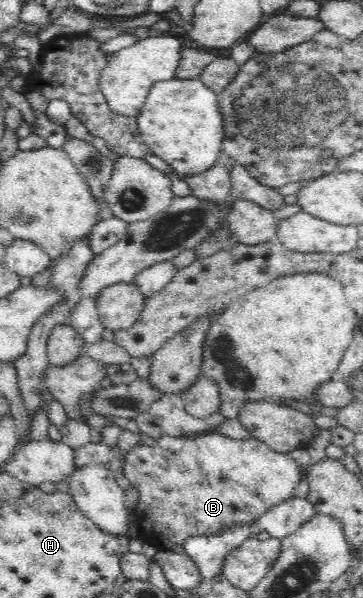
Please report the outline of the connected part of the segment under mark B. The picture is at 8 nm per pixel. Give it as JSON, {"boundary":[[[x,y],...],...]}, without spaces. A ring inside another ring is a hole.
{"boundary":[[[216,433],[185,438],[184,447],[179,452],[140,443],[122,453],[119,448],[112,449],[101,441],[90,441],[73,452],[78,468],[90,464],[109,465],[113,459],[123,459],[123,475],[138,490],[138,501],[131,511],[131,519],[139,529],[138,537],[158,550],[184,546],[186,539],[191,537],[216,535],[236,525],[254,523],[269,509],[294,497],[294,490],[305,474],[305,469],[292,457],[275,452],[259,439],[232,439]]]}

